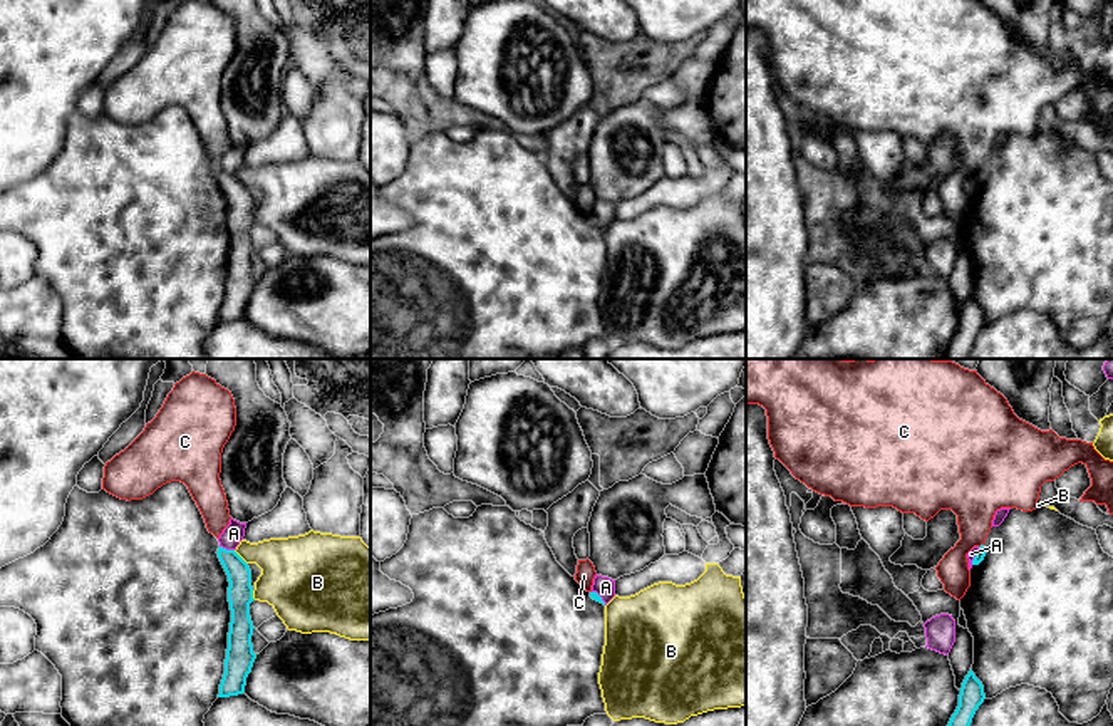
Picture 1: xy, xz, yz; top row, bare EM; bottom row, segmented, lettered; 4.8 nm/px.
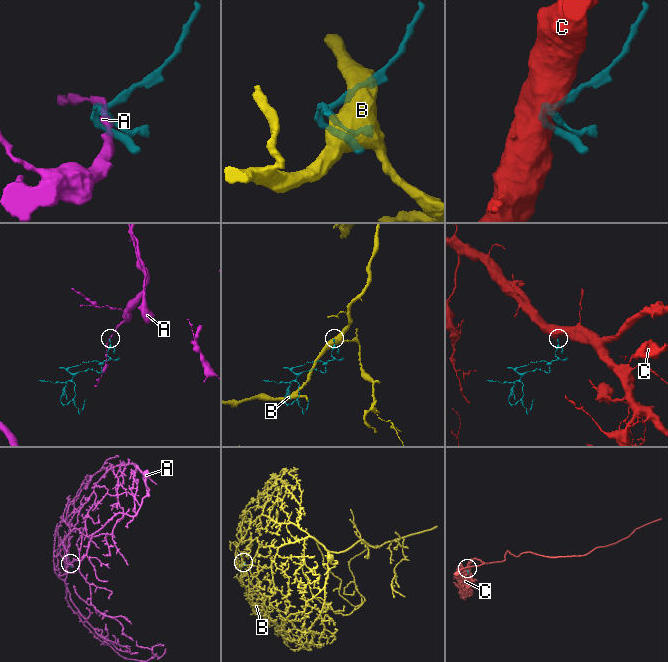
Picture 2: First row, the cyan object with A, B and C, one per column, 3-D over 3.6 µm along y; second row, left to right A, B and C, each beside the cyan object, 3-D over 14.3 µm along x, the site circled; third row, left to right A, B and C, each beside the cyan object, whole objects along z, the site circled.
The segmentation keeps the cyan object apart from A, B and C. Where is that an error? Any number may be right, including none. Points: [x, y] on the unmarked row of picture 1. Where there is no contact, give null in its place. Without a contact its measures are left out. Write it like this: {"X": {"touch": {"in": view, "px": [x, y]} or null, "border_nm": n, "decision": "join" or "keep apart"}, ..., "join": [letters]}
{"A": {"touch": {"in": "xy", "px": [225, 173]}, "border_nm": 80, "decision": "keep apart"}, "B": {"touch": {"in": "xy", "px": [240, 181]}, "border_nm": 100, "decision": "keep apart"}, "C": {"touch": {"in": "yz", "px": [981, 170]}, "border_nm": 30, "decision": "keep apart"}, "join": []}

